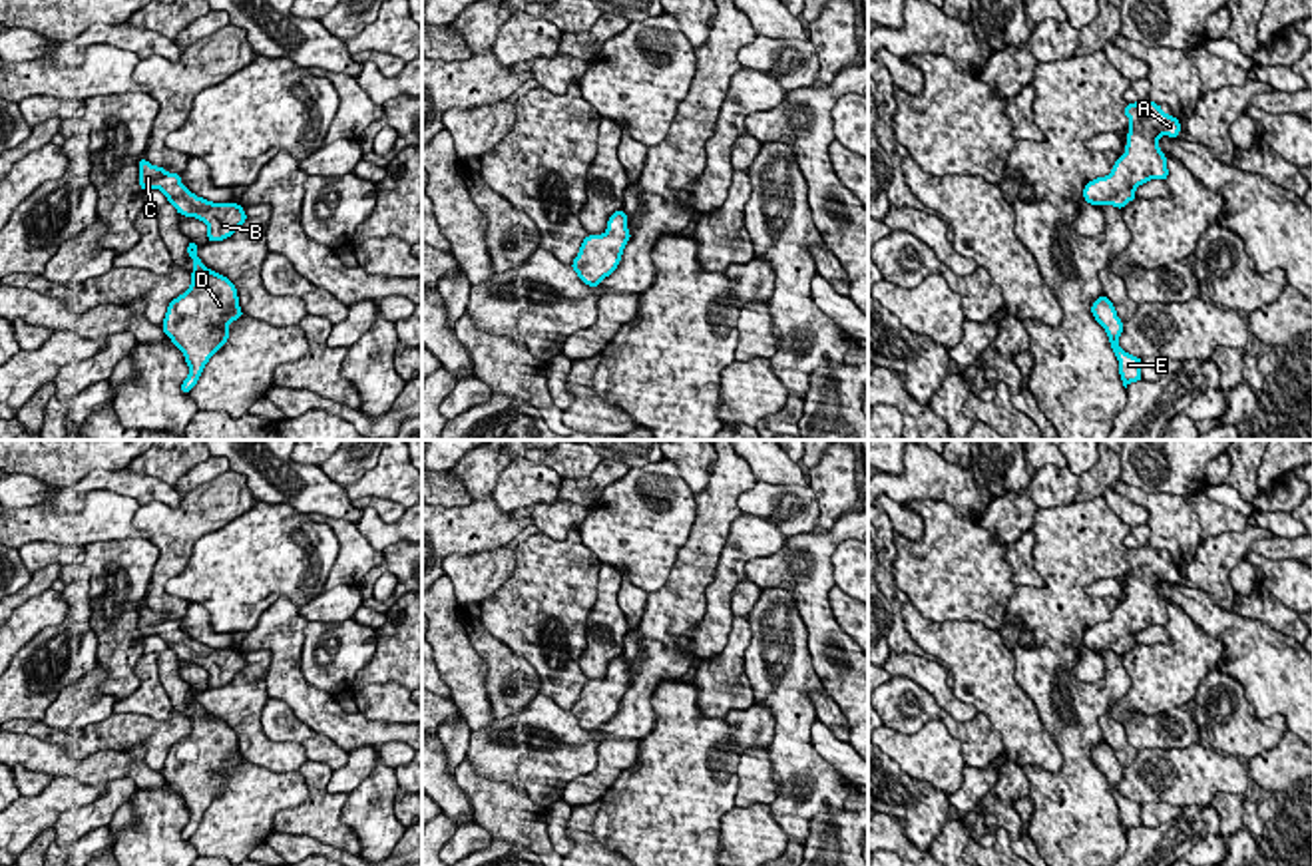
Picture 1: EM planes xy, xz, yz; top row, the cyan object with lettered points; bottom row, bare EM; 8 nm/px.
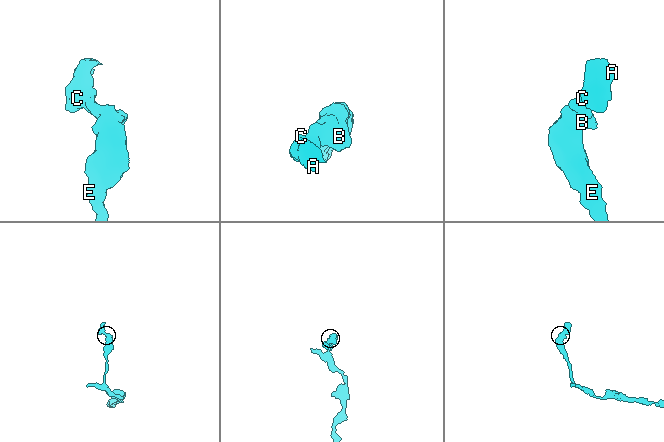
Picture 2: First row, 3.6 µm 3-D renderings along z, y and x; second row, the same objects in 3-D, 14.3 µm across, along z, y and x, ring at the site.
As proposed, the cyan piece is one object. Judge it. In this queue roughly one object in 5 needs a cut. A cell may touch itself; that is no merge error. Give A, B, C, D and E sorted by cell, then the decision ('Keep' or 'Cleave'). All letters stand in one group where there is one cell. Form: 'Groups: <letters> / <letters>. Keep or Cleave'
Groups: A B C D E. Keep

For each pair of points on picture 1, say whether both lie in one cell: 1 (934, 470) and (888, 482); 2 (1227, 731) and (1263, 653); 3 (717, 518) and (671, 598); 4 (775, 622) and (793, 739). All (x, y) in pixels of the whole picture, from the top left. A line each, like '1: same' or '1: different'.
1: same
2: different
3: same
4: same

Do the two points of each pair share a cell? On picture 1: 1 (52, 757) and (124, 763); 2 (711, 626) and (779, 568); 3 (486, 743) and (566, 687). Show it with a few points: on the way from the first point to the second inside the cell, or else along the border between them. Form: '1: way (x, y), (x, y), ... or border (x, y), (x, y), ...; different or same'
1: way (70, 767), (106, 765); same
2: border (781, 548), (751, 558), (745, 566), (745, 580); different
3: border (540, 691), (570, 711); different

